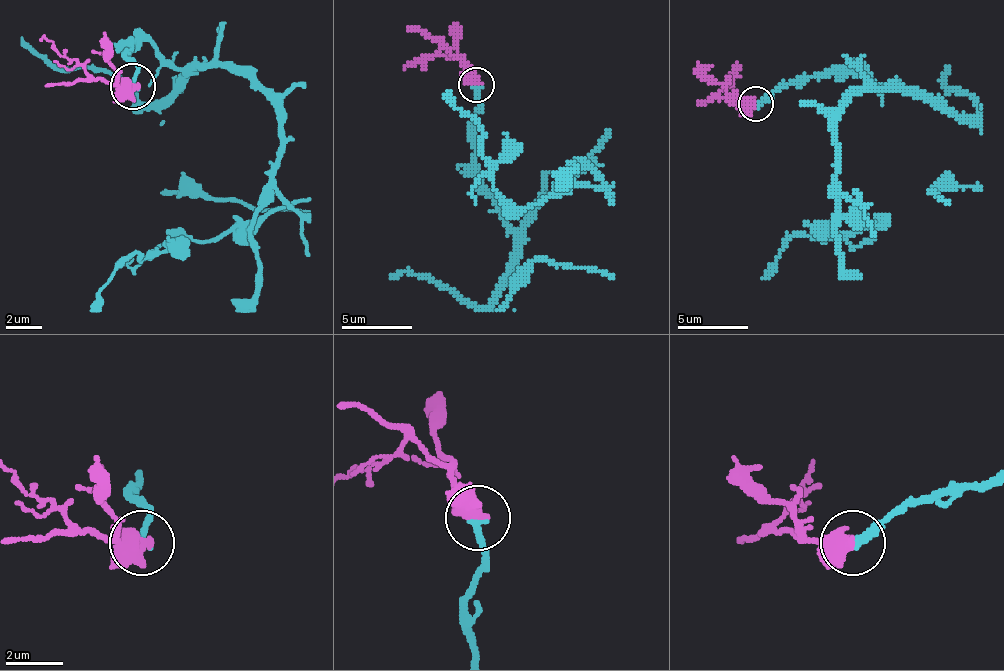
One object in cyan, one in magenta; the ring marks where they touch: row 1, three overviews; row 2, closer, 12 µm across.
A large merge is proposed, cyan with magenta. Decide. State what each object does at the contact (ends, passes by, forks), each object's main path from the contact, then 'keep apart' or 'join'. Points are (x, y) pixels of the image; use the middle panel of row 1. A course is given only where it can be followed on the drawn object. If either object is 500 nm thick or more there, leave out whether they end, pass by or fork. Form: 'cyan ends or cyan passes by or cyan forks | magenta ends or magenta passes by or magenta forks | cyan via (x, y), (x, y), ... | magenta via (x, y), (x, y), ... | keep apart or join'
cyan via (475, 87), (475, 182), (517, 228), (588, 165), (514, 207), (493, 186), (482, 129), (447, 91) | magenta via (475, 83), (443, 48), (404, 69) | join

